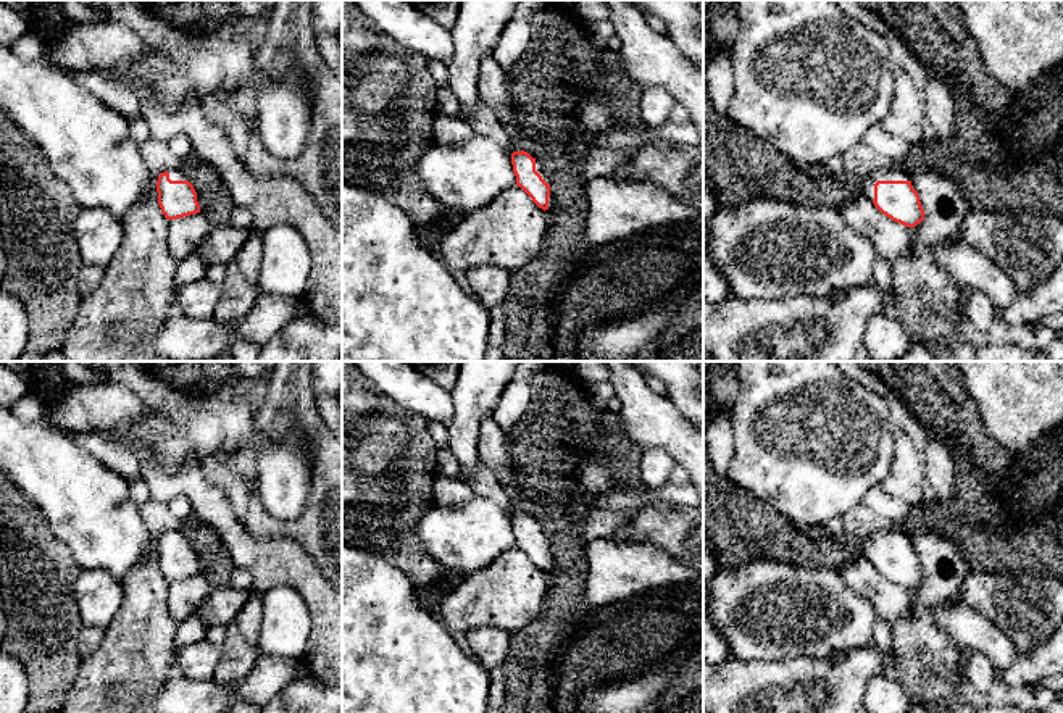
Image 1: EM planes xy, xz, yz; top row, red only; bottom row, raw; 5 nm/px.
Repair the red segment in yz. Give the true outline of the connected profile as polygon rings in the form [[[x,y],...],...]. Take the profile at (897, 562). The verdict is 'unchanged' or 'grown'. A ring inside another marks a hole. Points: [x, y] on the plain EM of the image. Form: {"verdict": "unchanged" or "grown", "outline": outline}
{"verdict": "grown", "outline": [[[887,527],[871,529],[863,537],[863,557],[895,584],[915,589],[924,581],[924,571],[910,536]]]}

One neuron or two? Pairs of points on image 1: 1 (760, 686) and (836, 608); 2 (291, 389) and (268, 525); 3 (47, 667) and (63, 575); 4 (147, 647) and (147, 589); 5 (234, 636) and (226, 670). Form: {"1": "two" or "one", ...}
{"1": "two", "2": "one", "3": "one", "4": "one", "5": "one"}

